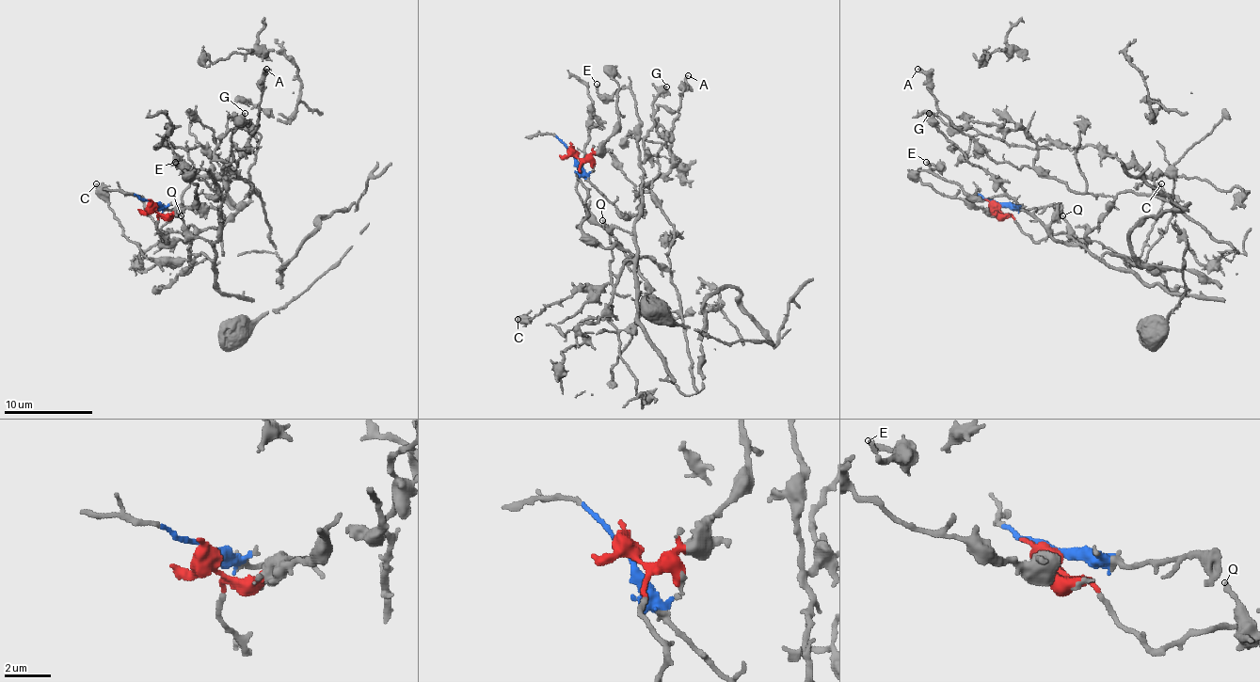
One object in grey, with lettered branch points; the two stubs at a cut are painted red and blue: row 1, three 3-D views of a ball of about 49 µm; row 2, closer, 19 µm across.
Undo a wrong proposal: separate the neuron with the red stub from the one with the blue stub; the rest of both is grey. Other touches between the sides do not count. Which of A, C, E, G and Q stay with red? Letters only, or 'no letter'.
A, C

